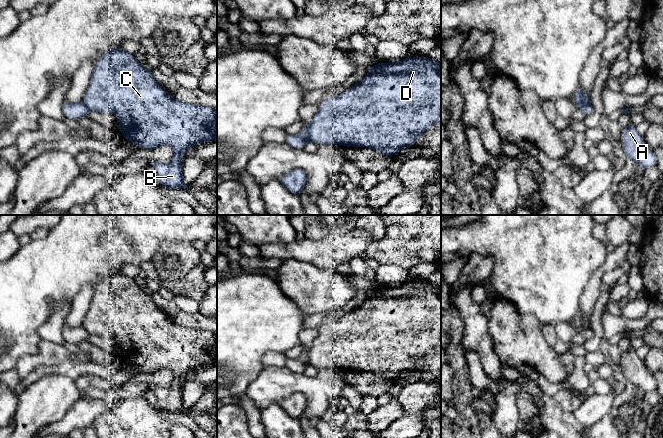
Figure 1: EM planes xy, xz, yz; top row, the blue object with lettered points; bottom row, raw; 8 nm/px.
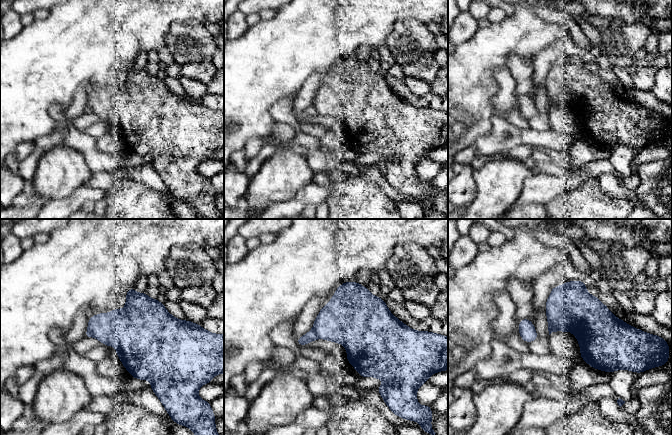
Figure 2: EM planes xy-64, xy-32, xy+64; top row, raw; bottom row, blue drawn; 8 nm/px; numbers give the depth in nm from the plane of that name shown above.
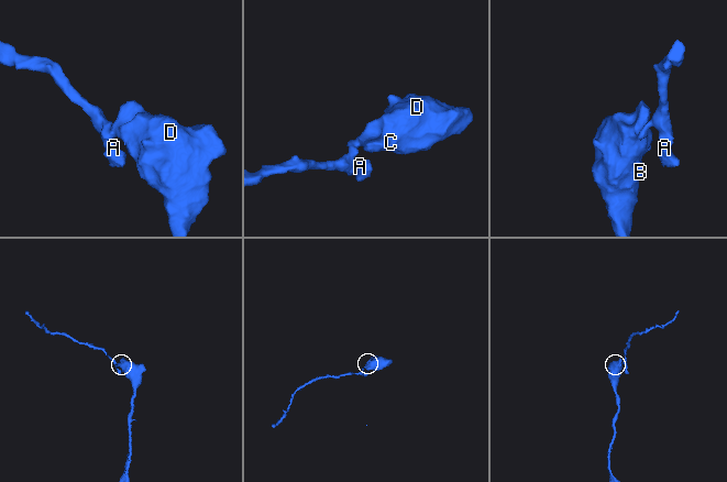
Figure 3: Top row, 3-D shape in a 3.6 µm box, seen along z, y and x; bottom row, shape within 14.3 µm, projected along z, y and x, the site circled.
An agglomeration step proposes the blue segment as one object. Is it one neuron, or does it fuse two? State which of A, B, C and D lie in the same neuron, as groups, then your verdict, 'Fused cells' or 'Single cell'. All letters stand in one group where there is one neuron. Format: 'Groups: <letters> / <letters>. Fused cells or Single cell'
Groups: A / B C D. Fused cells

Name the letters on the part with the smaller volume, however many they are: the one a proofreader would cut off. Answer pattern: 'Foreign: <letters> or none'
Foreign: A

